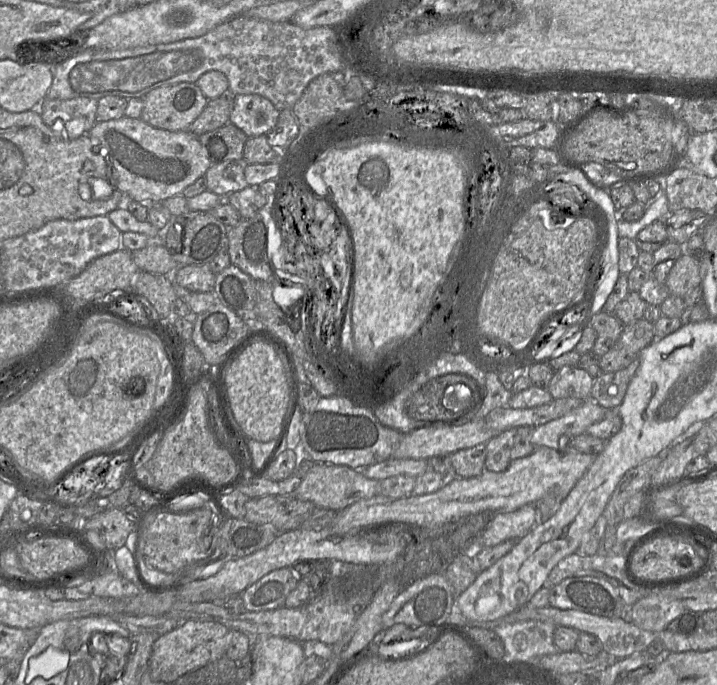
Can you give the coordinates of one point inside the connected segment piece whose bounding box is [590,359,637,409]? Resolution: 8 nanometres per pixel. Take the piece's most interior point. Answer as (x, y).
(608, 389)

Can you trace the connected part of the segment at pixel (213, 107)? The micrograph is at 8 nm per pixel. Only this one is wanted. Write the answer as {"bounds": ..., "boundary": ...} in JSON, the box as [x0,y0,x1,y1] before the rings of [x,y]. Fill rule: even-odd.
{"bounds":[185,94,233,136],"boundary":[[[230,94],[210,99],[201,114],[191,123],[188,130],[185,131],[198,136],[220,128],[229,123],[232,108],[233,102]]]}

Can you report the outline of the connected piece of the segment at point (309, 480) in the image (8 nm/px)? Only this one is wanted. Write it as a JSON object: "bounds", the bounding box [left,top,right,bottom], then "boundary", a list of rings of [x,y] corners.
{"bounds":[293,463,379,512],"boundary":[[[315,463],[302,478],[293,495],[300,500],[312,502],[316,507],[340,512],[360,500],[378,495],[379,481],[369,479],[360,471],[356,471],[348,466]]]}

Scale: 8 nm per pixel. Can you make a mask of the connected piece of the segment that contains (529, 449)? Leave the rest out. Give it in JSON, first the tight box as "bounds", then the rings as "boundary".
{"bounds":[485,427,535,472],"boundary":[[[514,427],[492,437],[486,443],[485,469],[502,472],[511,461],[530,455],[535,450],[531,441],[534,428]]]}

